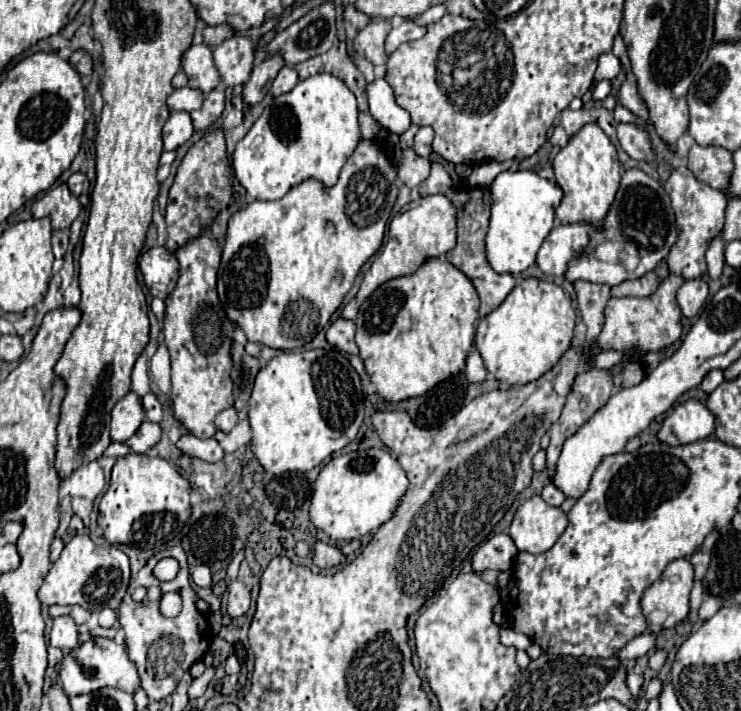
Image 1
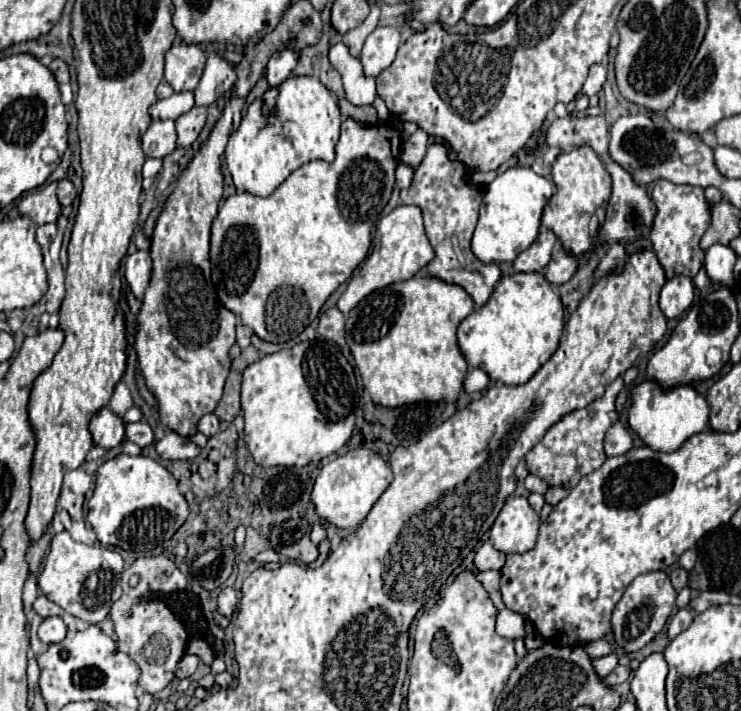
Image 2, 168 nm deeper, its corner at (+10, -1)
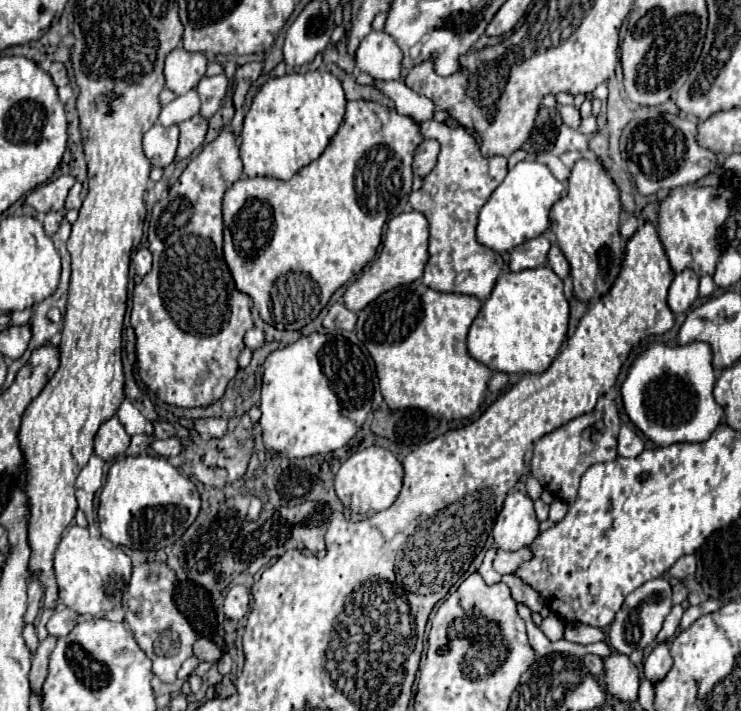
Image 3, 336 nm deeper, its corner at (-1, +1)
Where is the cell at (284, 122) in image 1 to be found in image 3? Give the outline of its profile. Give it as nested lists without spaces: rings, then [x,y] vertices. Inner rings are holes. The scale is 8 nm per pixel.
[[[312,70],[312,72],[290,72],[280,78],[272,78],[264,82],[252,96],[252,106],[244,116],[242,132],[240,132],[240,158],[244,162],[244,174],[254,176],[270,176],[278,180],[290,180],[302,166],[316,160],[330,138],[336,134],[346,108],[346,98],[342,84],[328,70]]]

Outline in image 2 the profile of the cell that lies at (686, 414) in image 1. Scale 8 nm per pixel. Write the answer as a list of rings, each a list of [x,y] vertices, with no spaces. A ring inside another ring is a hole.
[[[641,382],[633,390],[633,404],[629,408],[627,422],[637,436],[653,450],[673,452],[689,436],[699,434],[709,424],[709,404],[693,386],[677,386],[673,390],[661,390],[655,382]]]

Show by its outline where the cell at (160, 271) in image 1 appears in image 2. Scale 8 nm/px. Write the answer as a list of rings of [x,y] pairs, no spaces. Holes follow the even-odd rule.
[[[137,250],[125,260],[125,280],[137,300],[145,296],[145,288],[151,280],[151,256],[149,250]]]

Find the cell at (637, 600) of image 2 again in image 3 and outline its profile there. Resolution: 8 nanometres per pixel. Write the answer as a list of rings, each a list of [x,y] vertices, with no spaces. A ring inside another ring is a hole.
[[[664,578],[650,580],[638,590],[630,592],[622,608],[616,612],[614,622],[610,624],[610,632],[608,632],[610,646],[620,654],[632,654],[636,648],[644,650],[658,636],[664,618],[670,614],[670,608],[672,608],[672,588]]]

